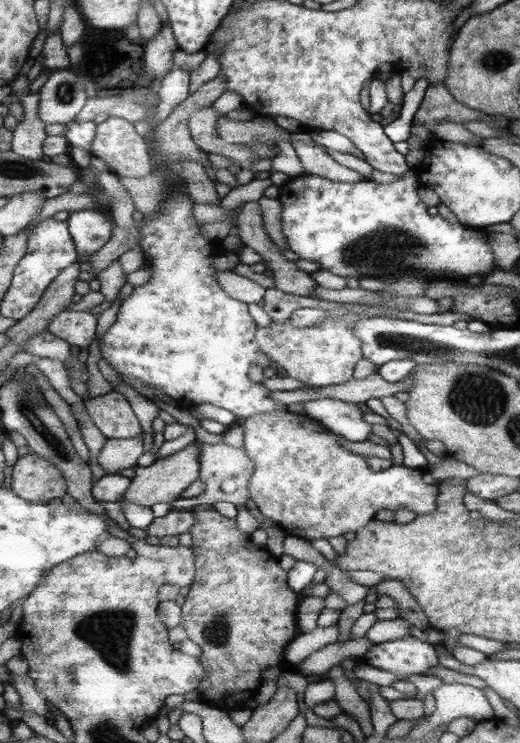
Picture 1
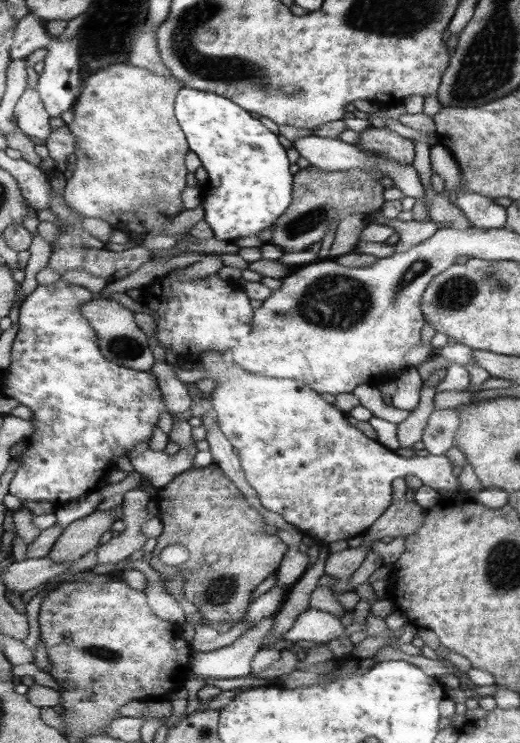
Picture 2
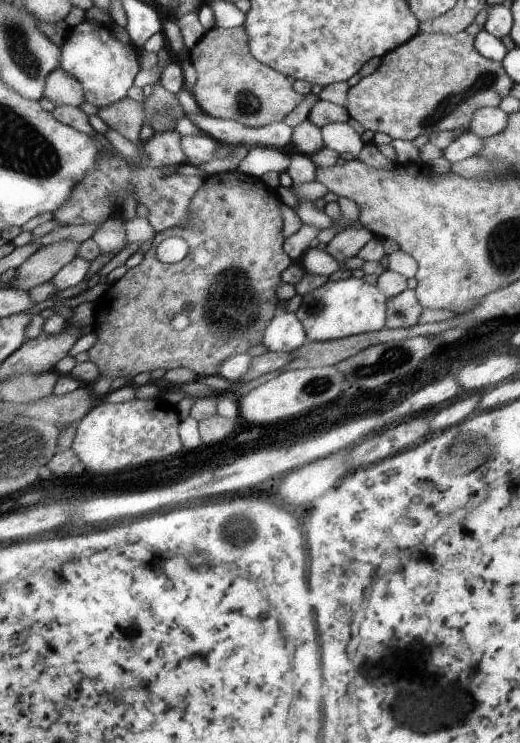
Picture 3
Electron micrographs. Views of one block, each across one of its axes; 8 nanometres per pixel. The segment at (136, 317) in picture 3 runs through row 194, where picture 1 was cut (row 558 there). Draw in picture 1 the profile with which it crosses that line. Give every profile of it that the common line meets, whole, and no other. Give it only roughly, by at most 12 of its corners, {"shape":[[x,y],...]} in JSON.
{"shape":[[190,509],[201,701],[246,707],[296,637],[298,594],[236,519]]}

